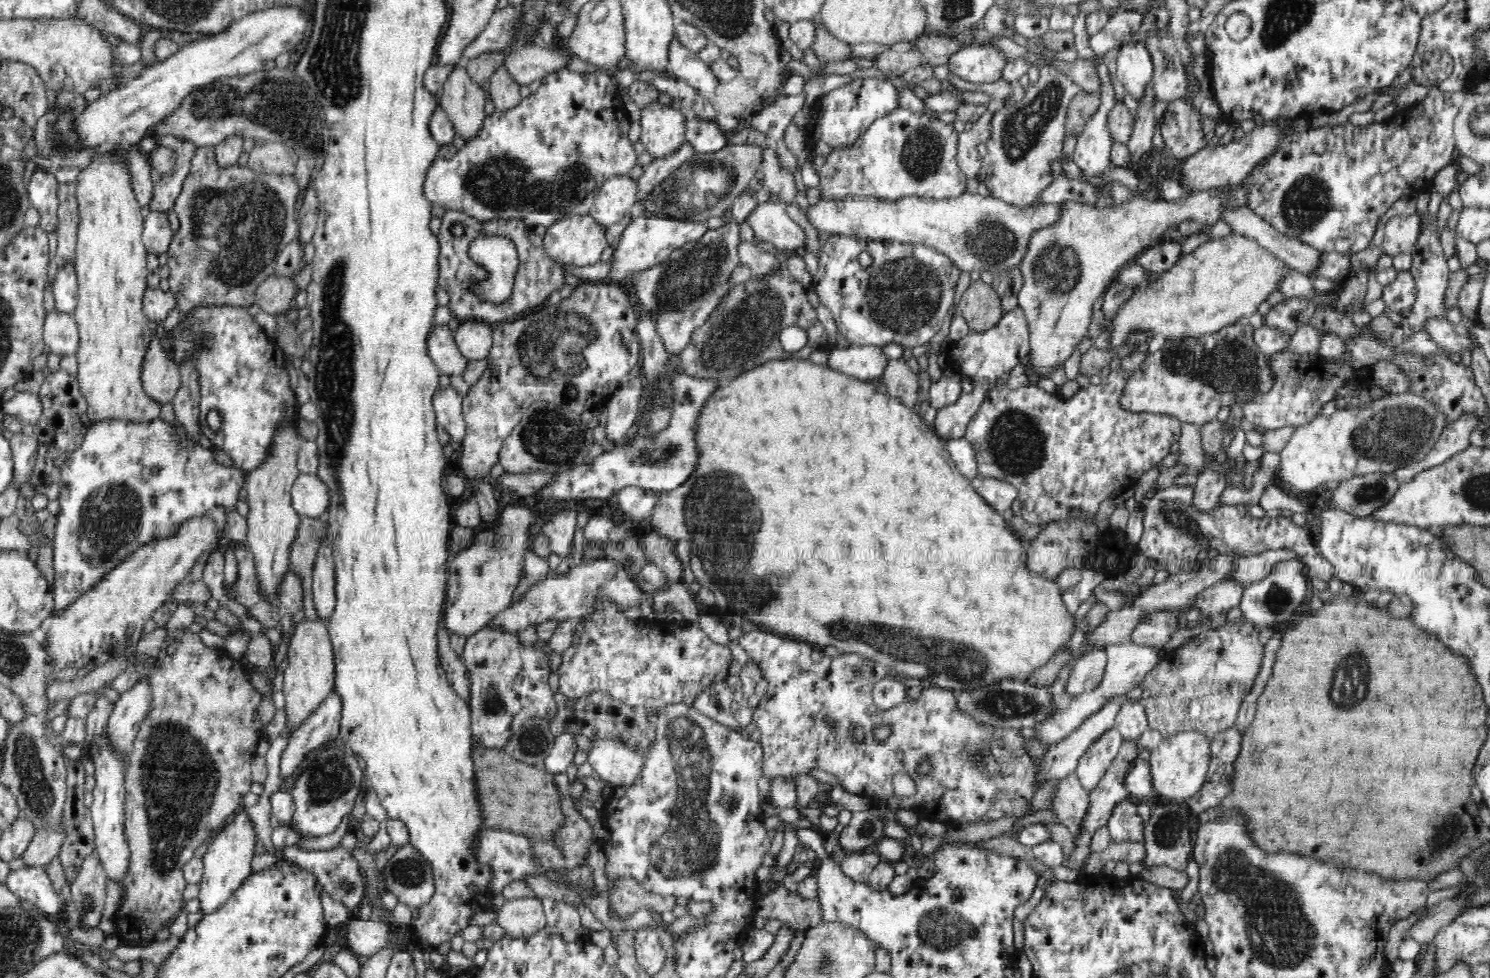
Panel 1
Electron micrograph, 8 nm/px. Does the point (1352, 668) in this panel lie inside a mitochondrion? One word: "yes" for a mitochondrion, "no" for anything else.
yes

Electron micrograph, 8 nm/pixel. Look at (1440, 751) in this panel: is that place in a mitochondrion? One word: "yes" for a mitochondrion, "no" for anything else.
no

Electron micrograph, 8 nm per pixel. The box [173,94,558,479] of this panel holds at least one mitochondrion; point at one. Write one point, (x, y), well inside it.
(254, 227)

